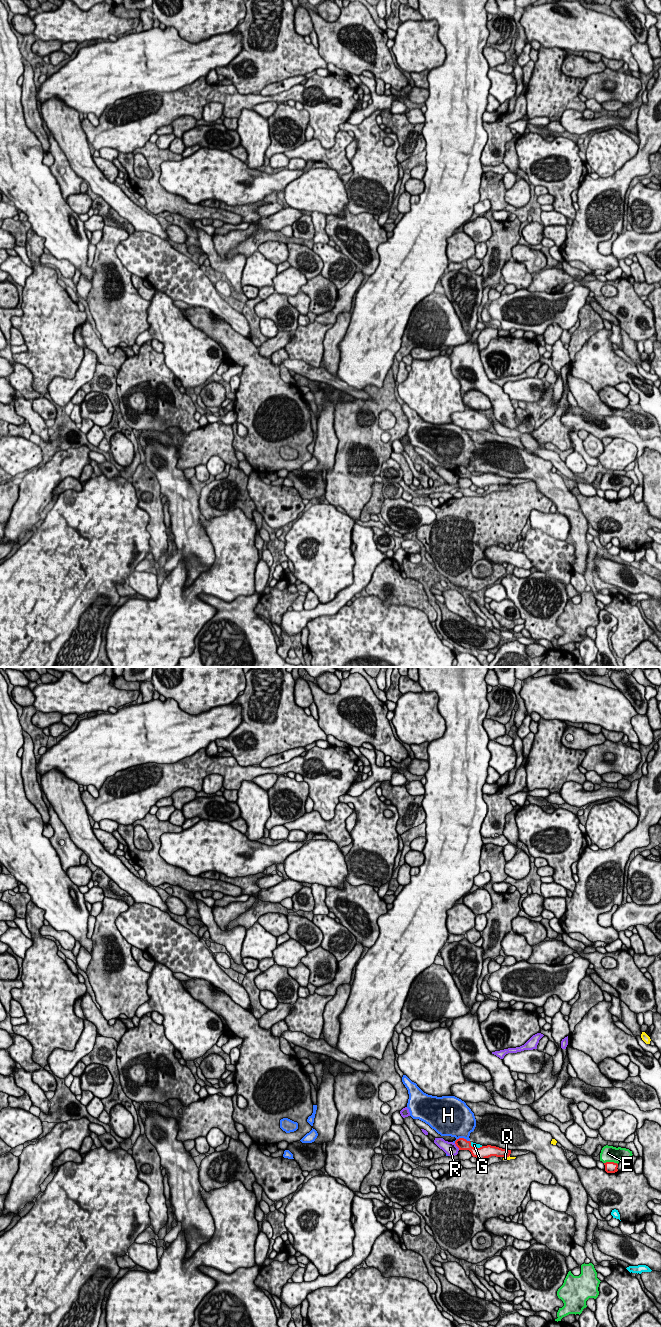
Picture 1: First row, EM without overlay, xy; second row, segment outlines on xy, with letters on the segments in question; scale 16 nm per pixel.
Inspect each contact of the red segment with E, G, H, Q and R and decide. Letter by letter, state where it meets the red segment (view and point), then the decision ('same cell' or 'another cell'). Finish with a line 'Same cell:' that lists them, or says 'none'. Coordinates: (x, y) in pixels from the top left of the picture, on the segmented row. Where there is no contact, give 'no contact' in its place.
E: contact xy (611, 1162); another cell
G: contact xy (475, 1148); another cell
H: contact xy (461, 1138); another cell
Q: contact xy (506, 1156); another cell
R: contact xy (456, 1145); another cell
Same cell: none

